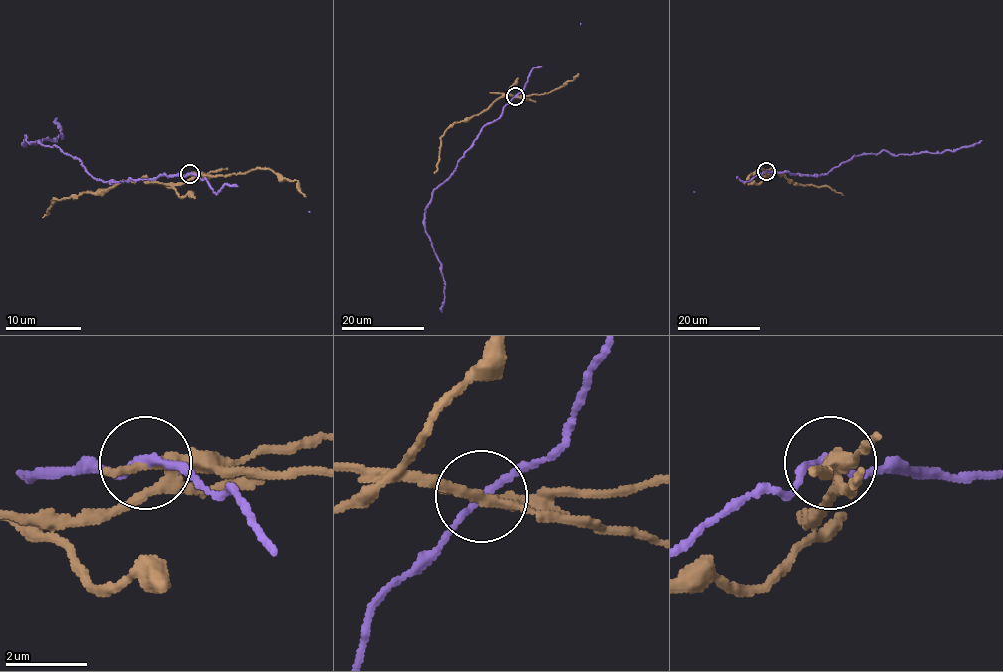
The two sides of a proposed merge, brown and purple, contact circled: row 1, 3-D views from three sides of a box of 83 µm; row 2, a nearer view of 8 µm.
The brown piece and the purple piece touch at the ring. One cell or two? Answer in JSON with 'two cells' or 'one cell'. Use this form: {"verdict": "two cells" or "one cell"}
{"verdict": "two cells"}

